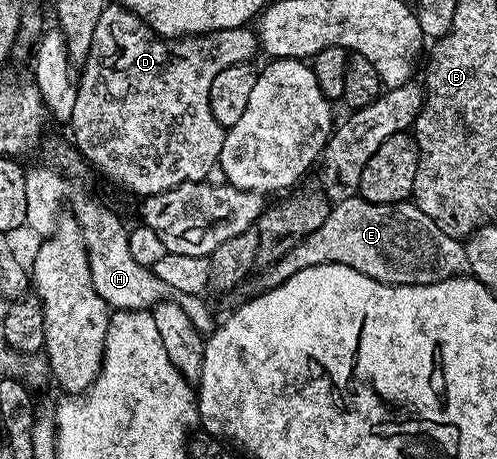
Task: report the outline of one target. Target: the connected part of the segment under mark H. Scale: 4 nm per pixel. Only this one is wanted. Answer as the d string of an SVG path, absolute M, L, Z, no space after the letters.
M51 134L45 135L37 149L35 164L25 169L27 229L31 229L38 238L52 235L62 215L62 209L59 208L62 198L71 192L70 212L83 232L91 281L99 297L114 310L147 311L155 308L157 304L169 299L166 282L155 276L151 268L142 266L131 257L129 227L104 201L90 192L93 176L91 165L71 141L64 140Z

